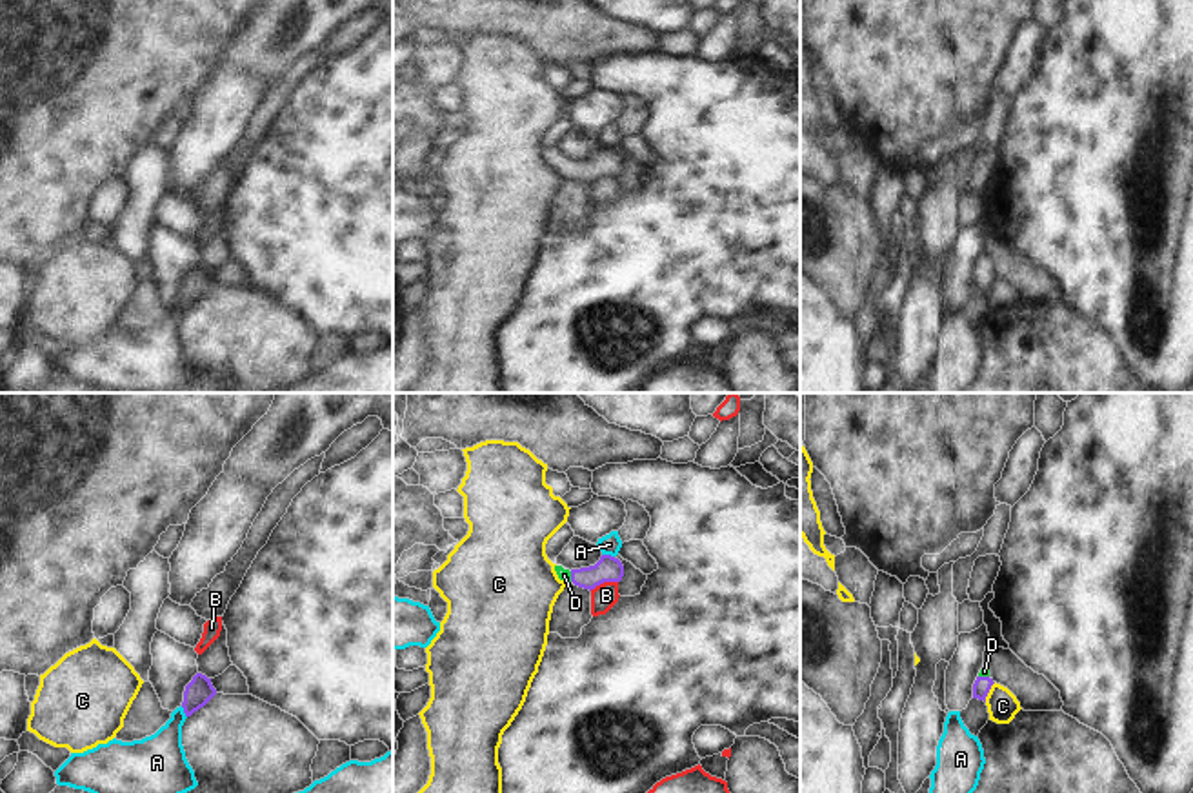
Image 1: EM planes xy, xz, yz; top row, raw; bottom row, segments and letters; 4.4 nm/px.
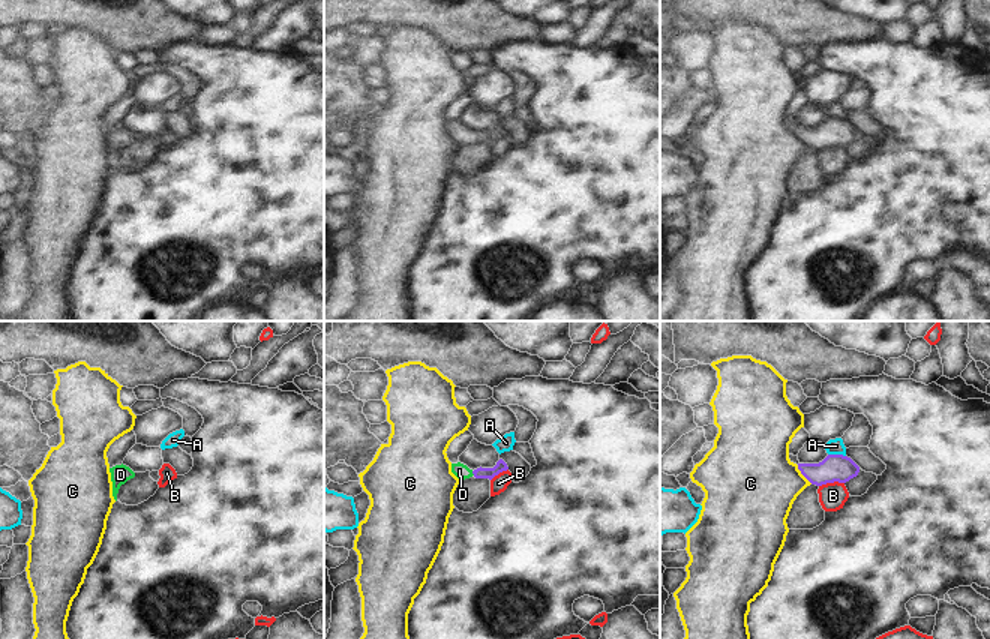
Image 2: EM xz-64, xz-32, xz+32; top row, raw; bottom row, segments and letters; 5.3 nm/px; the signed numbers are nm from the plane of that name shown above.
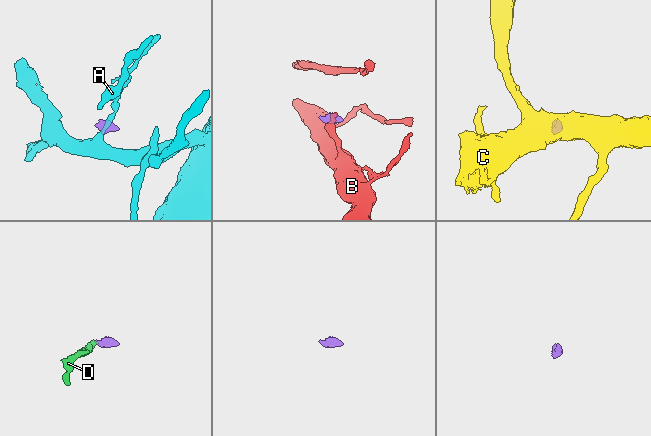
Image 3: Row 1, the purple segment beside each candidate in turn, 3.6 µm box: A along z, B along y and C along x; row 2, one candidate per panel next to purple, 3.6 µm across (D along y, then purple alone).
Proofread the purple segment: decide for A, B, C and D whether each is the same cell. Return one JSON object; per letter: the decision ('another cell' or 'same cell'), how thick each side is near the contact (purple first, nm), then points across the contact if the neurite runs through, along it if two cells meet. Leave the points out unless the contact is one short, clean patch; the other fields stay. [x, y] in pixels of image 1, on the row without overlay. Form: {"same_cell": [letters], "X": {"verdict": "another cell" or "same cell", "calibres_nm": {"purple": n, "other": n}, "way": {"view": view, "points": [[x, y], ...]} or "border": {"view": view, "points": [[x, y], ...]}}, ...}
{"same_cell": ["D"], "A": {"verdict": "another cell", "calibres_nm": {"purple": 110, "other": 90}, "border": {"view": "xz", "points": [[602, 146], [613, 150]]}}, "B": {"verdict": "another cell", "calibres_nm": {"purple": 110, "other": 110}, "border": {"view": "xz", "points": [[617, 173], [606, 173], [590, 182]]}}, "C": {"verdict": "another cell", "calibres_nm": {"purple": 80, "other": 140}, "border": {"view": "yz", "points": [[995, 275], [984, 293]]}}, "D": {"verdict": "same cell", "calibres_nm": {"purple": 110, "other": 50}, "way": {"view": "xz", "points": [[608, 160], [591, 170], [571, 170], [562, 166]]}}}

